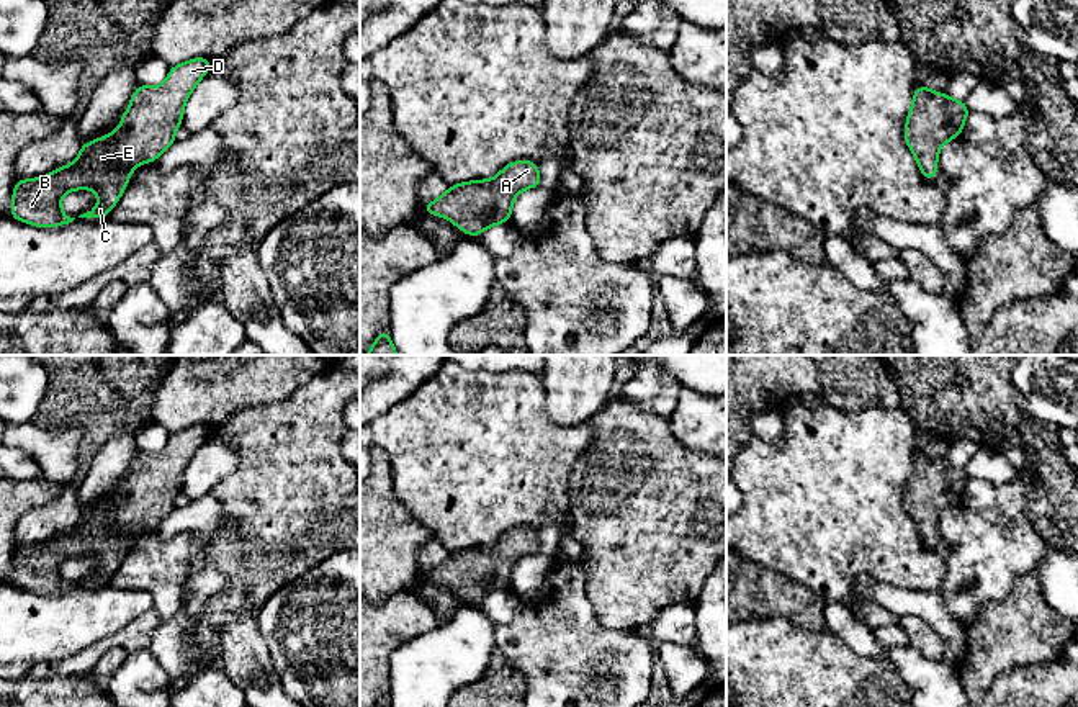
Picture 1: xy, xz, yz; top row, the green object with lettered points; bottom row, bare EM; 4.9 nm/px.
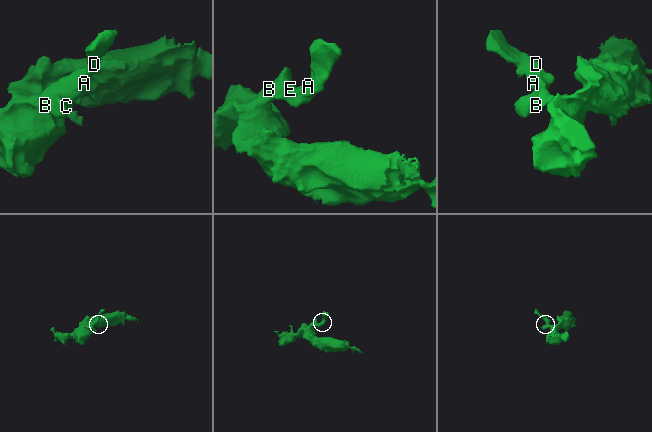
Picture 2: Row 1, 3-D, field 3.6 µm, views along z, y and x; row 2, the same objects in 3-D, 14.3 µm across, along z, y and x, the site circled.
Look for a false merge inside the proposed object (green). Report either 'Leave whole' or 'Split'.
Leave whole

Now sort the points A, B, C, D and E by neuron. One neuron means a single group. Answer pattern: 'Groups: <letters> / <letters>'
Groups: A B C D E

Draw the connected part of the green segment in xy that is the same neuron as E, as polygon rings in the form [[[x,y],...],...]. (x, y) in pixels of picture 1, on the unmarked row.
[[[195,424],[172,432],[159,453],[137,452],[115,499],[82,509],[79,524],[49,542],[20,547],[13,553],[10,583],[38,594],[72,589],[61,576],[67,558],[90,555],[100,570],[79,584],[103,586],[119,568],[133,535],[155,529],[175,509],[183,473],[213,429]]]

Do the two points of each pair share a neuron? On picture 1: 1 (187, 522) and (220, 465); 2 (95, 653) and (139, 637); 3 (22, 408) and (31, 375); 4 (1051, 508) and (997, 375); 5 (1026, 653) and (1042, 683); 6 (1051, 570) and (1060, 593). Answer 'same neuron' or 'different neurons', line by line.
1: different neurons
2: same neuron
3: same neuron
4: same neuron
5: different neurons
6: same neuron

